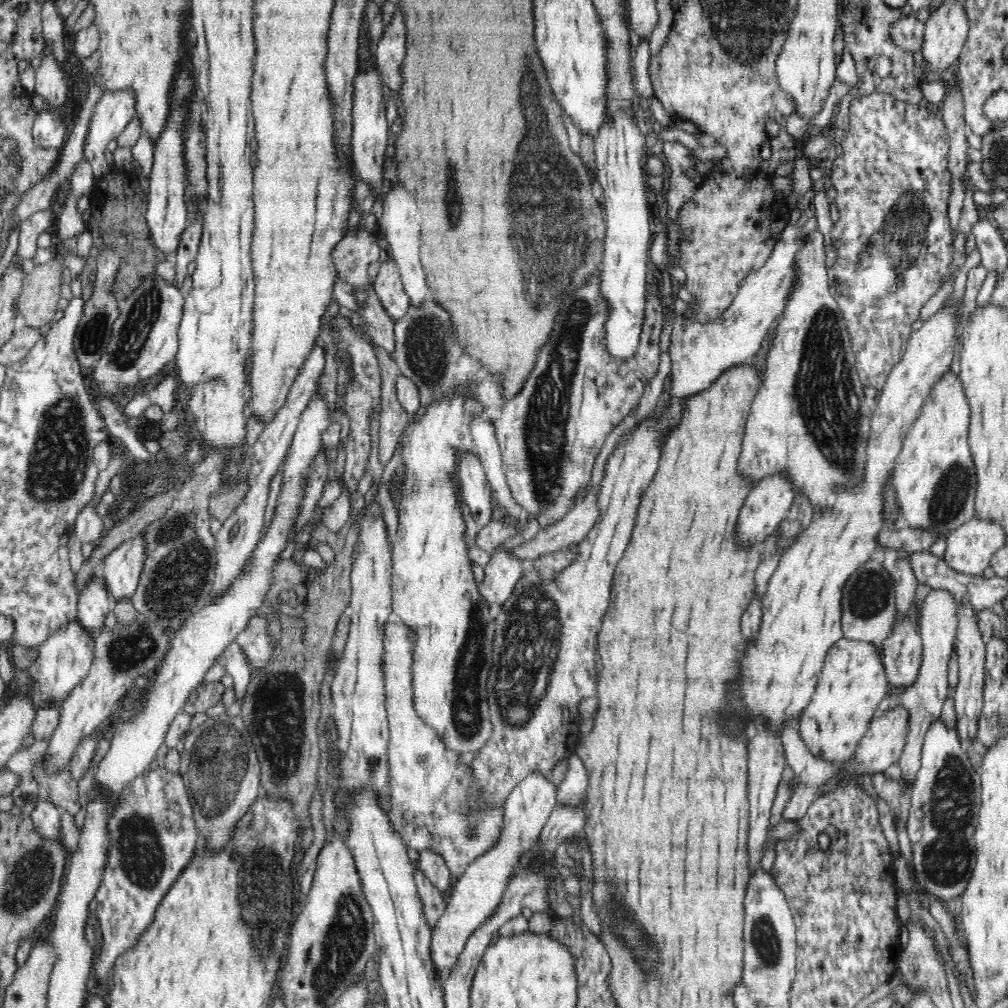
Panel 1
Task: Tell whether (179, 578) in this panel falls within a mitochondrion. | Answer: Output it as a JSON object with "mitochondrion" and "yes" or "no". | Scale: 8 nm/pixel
{"mitochondrion":"yes"}

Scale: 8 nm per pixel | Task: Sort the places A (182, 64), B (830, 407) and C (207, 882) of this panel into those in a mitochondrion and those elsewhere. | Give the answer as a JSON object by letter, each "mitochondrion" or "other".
{"A":"other","B":"mitochondrion","C":"other"}

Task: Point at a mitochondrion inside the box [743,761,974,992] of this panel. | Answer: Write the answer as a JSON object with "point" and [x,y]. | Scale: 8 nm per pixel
{"point":[766,943]}

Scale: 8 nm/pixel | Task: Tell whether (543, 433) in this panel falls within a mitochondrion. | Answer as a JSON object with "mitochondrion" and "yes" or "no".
{"mitochondrion":"yes"}

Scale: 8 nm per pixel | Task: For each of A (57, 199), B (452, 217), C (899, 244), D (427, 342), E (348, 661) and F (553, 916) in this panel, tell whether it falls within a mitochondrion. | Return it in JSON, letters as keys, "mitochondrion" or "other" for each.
{"A":"other","B":"mitochondrion","C":"mitochondrion","D":"mitochondrion","E":"other","F":"other"}

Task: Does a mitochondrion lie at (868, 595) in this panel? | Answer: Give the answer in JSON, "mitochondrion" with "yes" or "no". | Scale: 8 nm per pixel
{"mitochondrion":"yes"}

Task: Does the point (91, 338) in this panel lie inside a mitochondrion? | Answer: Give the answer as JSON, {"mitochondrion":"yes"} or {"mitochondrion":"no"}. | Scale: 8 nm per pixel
{"mitochondrion":"yes"}

